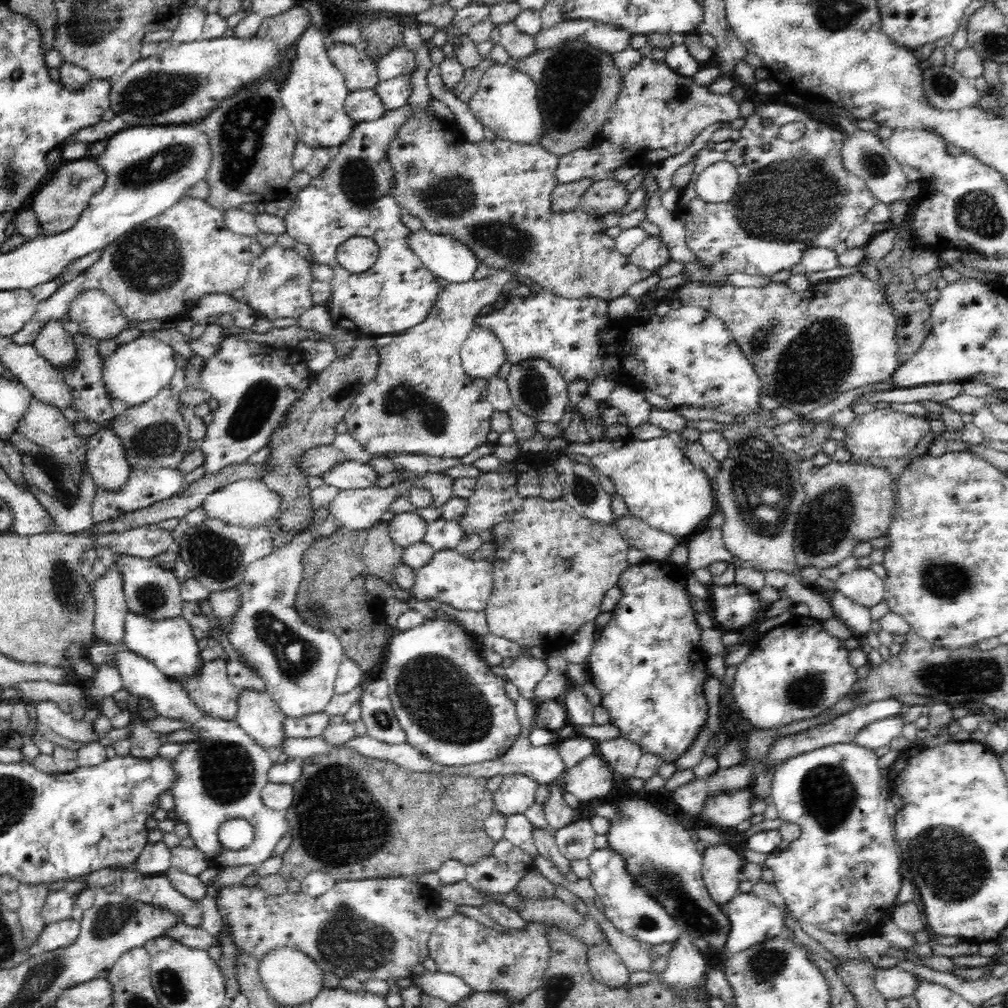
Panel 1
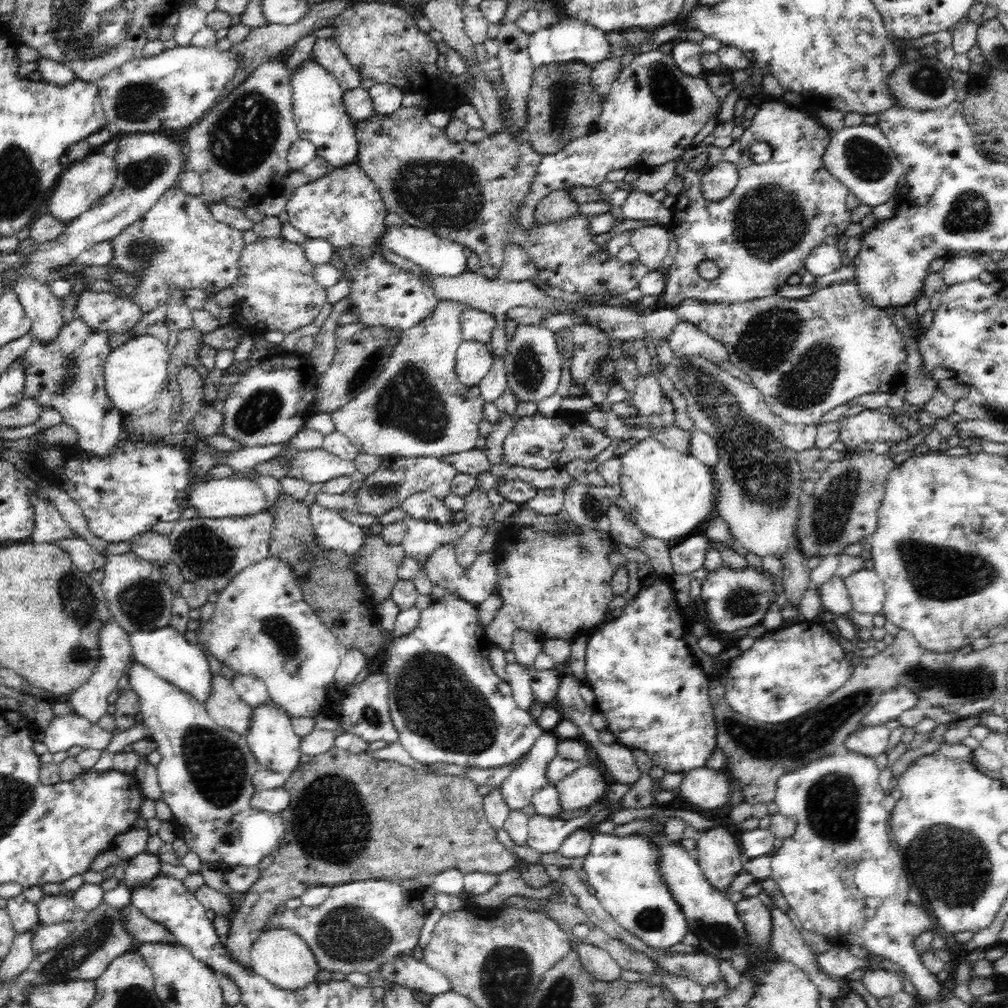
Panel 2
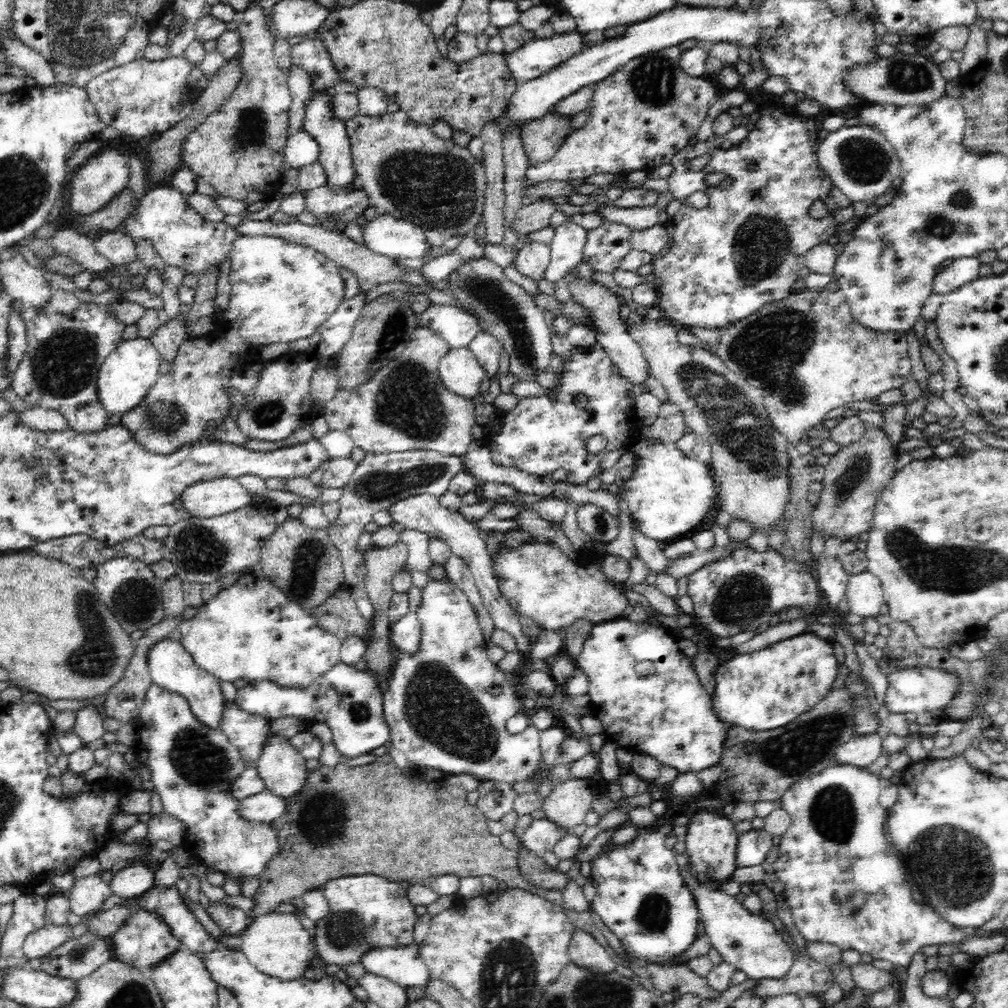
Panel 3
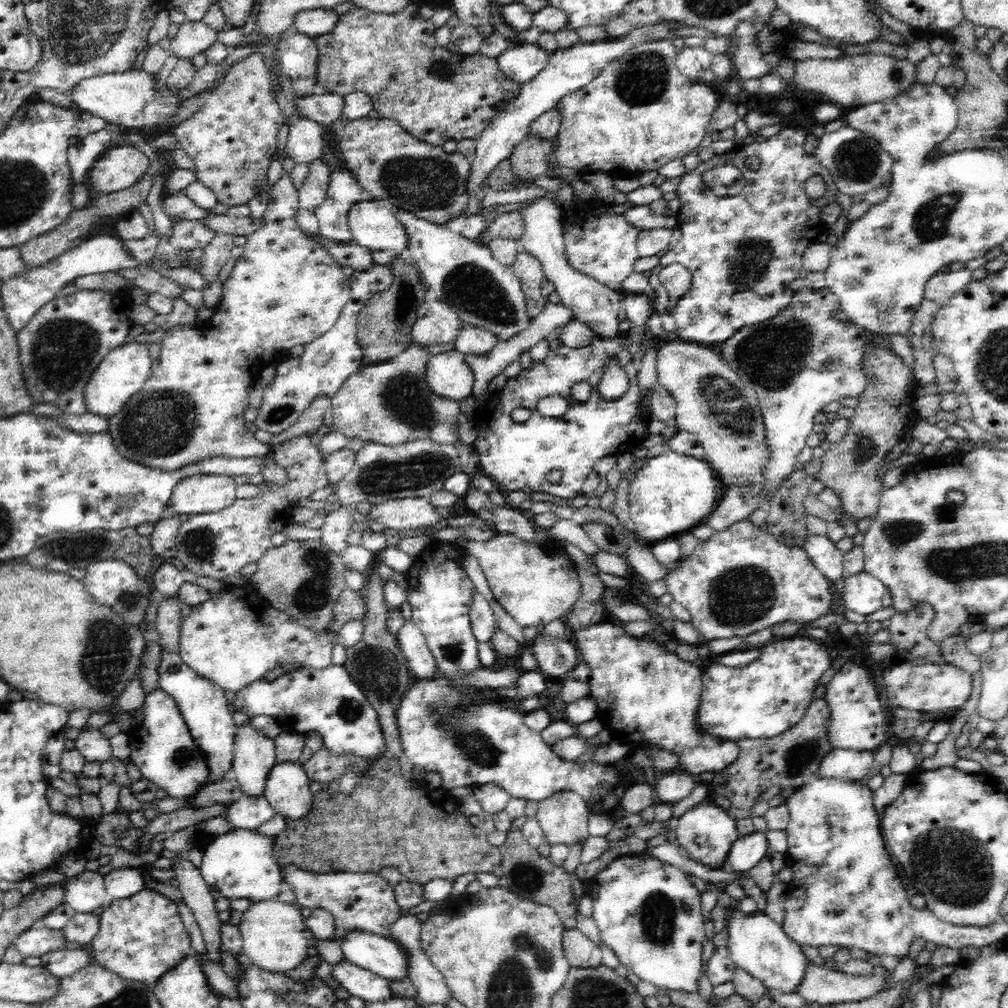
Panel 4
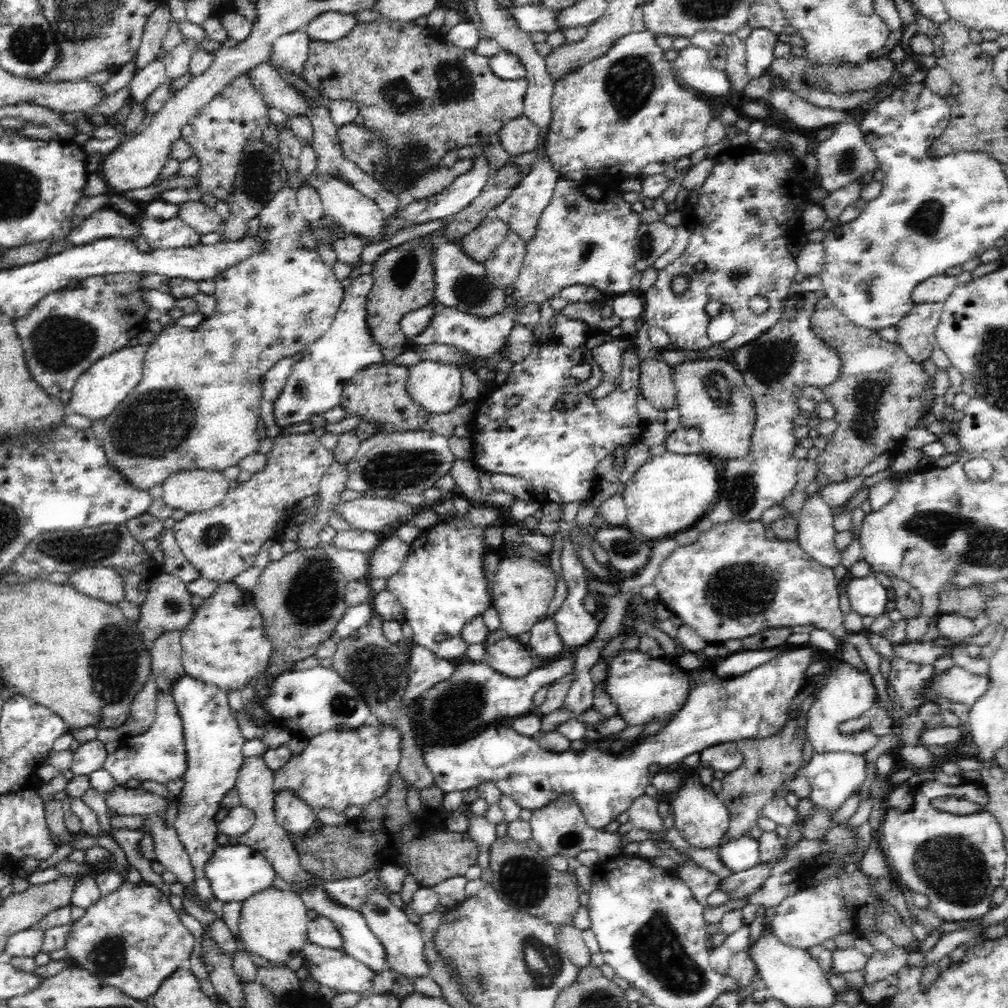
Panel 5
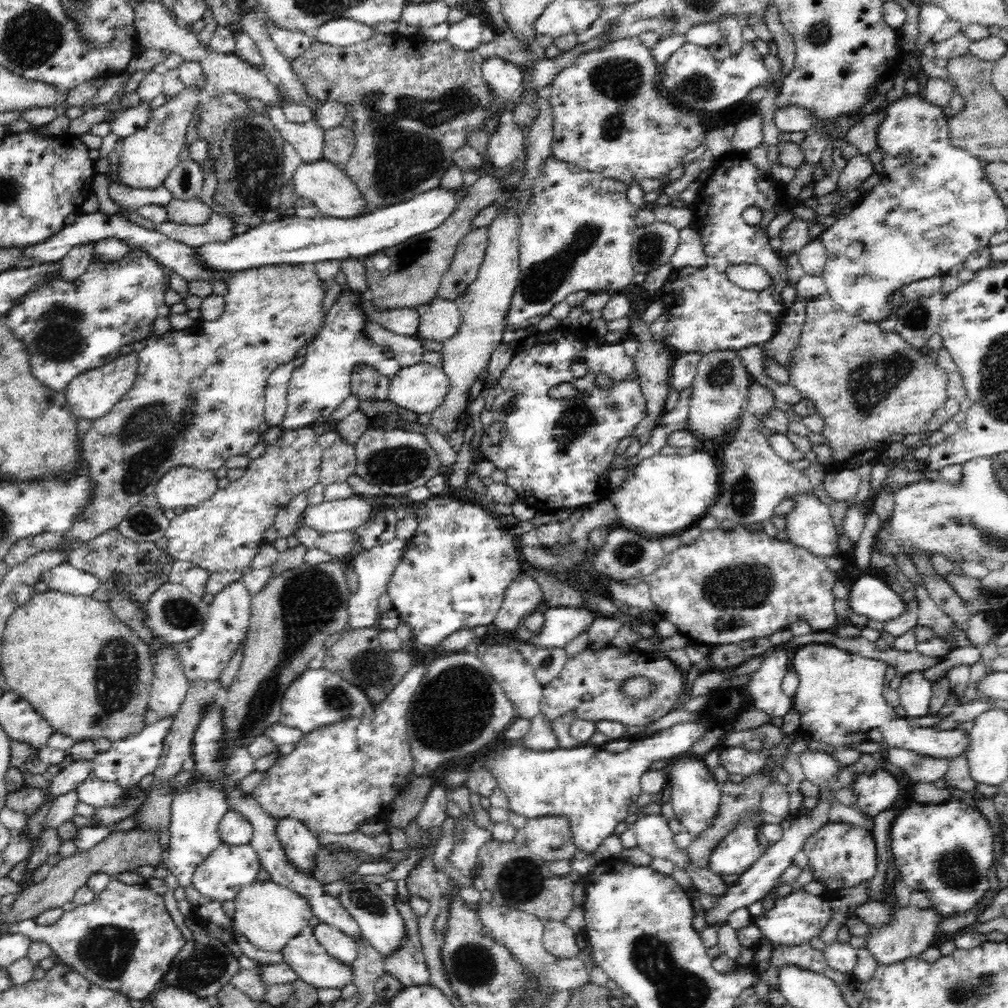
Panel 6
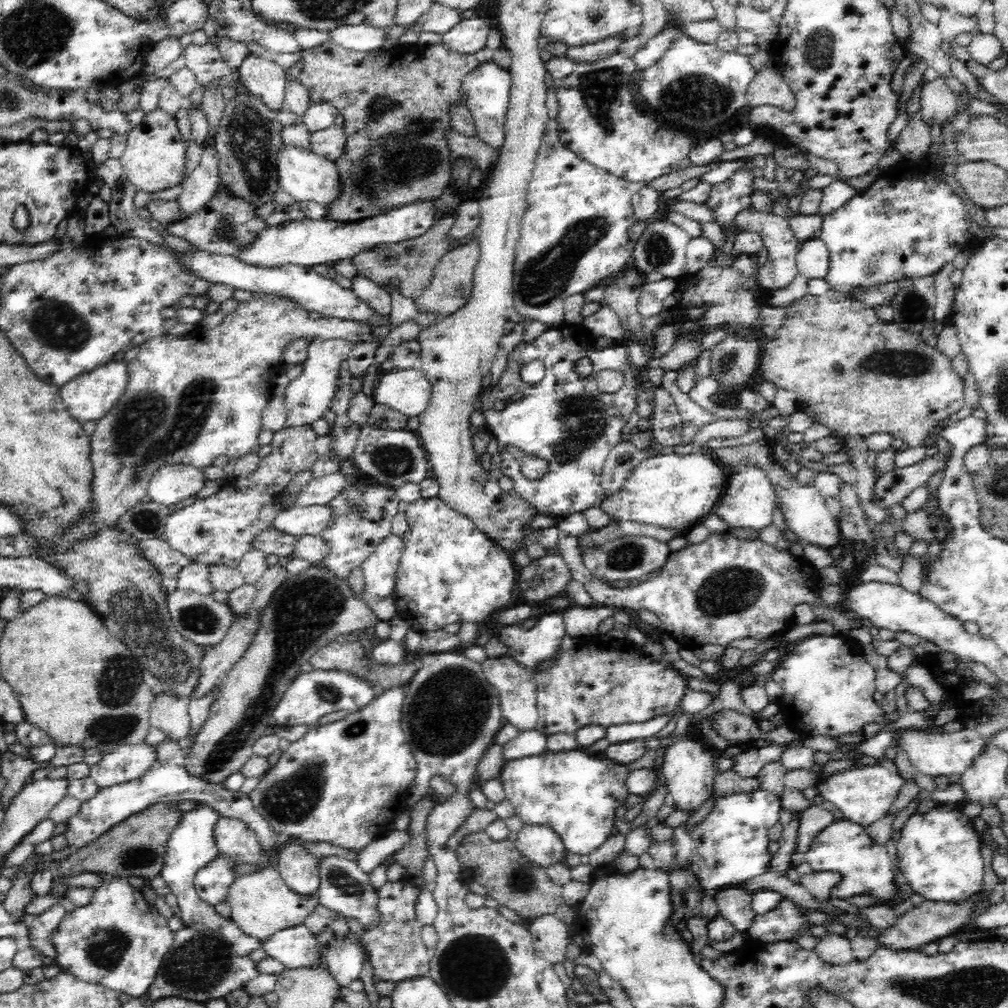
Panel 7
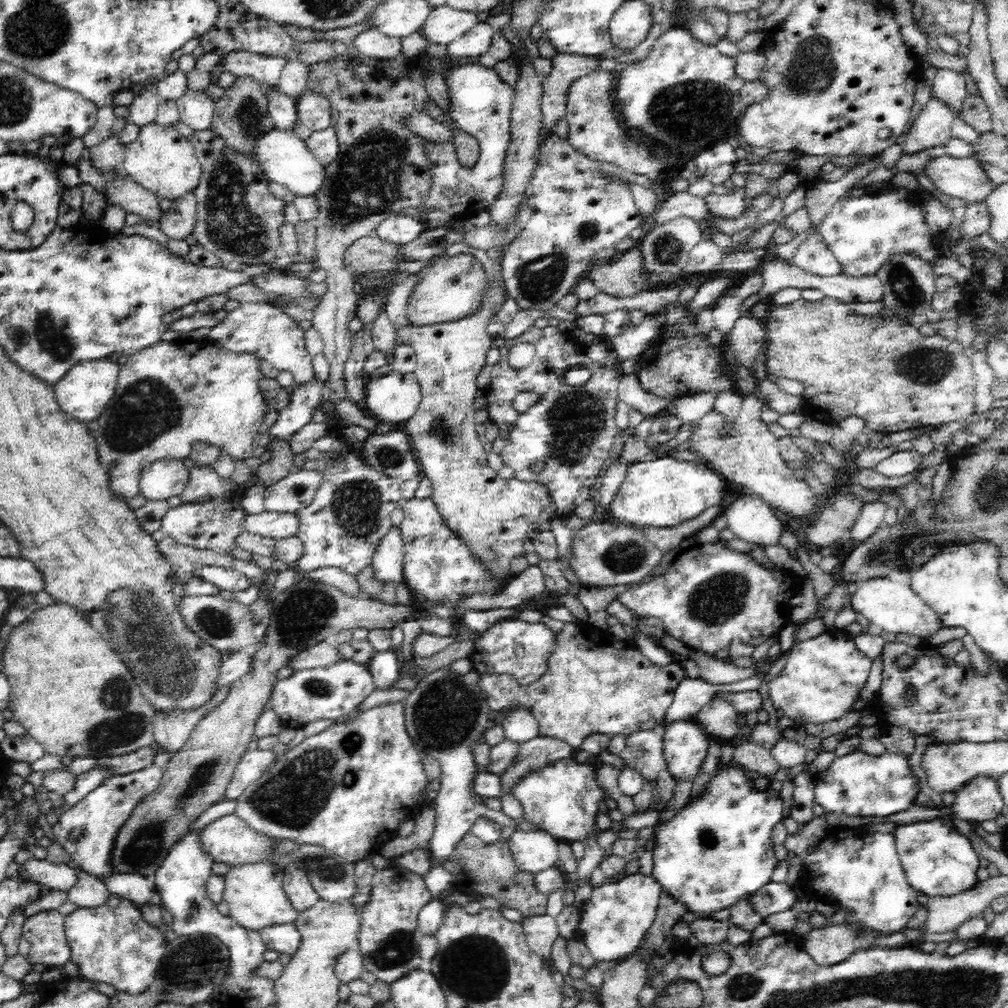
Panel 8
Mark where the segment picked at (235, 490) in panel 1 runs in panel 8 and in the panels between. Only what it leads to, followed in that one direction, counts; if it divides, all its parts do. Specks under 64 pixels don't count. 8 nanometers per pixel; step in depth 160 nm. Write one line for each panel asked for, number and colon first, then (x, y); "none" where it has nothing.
2: (226, 497)
3: (205, 499)
4: (203, 493)
5: (192, 490)
6: (183, 486)
7: (171, 483)
8: (161, 479)

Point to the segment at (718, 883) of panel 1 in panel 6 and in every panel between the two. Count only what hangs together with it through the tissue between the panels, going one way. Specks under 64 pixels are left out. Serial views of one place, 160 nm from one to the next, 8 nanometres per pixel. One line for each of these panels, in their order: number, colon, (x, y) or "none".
2: (719, 856)
3: (711, 841)
4: (705, 834)
5: (701, 819)
6: (695, 796)

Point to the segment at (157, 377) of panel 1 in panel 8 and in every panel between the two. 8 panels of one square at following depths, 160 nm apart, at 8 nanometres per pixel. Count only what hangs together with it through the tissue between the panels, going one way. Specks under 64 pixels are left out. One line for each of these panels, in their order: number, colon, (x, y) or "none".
2: (134, 372)
3: (130, 370)
4: (122, 372)
5: (104, 385)
6: (91, 395)
7: (91, 395)
8: (84, 392)

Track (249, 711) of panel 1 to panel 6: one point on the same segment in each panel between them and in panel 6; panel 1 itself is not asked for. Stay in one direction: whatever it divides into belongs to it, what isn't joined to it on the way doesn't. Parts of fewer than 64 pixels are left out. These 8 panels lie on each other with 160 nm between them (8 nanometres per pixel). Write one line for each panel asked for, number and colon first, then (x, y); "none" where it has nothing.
2: (271, 737)
3: (283, 770)
4: (287, 789)
5: (292, 814)
6: (300, 845)

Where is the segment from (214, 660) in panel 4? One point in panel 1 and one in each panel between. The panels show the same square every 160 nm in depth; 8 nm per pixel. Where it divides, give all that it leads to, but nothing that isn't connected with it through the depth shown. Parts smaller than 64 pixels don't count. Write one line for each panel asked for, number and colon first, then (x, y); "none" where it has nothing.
1: (299, 664)
2: (262, 627)
3: (252, 630)

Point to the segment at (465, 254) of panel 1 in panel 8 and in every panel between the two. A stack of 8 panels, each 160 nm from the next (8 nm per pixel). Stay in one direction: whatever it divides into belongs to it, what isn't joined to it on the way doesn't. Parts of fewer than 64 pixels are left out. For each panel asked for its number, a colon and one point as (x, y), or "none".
2: (437, 255)
3: (386, 235)
4: (373, 225)
5: (356, 213)
6: (326, 184)
7: (302, 174)
8: (285, 158)

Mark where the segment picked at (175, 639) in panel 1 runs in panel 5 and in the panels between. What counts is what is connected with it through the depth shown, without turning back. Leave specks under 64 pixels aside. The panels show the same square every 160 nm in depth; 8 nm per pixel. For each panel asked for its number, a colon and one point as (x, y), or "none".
2: (167, 653)
3: (171, 667)
4: (208, 715)
5: (213, 740)

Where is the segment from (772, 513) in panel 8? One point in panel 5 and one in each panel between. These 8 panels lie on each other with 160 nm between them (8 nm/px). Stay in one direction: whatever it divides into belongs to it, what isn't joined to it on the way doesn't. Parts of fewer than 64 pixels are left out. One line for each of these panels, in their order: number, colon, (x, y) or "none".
5: (789, 355)
6: (754, 479)
7: (748, 500)

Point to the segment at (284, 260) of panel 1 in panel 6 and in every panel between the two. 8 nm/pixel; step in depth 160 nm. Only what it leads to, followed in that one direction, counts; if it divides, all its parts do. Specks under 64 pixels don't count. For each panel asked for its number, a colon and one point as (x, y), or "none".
2: (276, 290)
3: (280, 291)
4: (285, 289)
5: (197, 406)
6: (198, 399)

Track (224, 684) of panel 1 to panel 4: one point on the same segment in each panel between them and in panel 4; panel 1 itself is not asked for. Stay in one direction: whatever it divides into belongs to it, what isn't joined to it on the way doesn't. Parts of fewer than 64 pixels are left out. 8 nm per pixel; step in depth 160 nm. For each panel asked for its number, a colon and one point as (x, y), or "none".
2: (225, 706)
3: (248, 732)
4: (254, 754)

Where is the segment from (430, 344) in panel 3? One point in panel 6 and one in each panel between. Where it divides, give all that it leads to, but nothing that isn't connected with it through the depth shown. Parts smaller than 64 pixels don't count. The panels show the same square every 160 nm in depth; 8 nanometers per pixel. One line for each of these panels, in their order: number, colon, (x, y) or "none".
4: (389, 402)
5: (377, 393)
6: (366, 383)

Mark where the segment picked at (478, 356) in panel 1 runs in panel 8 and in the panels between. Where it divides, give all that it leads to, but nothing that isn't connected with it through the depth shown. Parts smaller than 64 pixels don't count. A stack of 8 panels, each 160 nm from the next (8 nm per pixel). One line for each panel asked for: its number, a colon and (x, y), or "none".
2: (473, 360)
3: (460, 372)
4: (447, 374)
5: (435, 386)
6: (421, 388)
7: (408, 391)
8: (394, 398)

